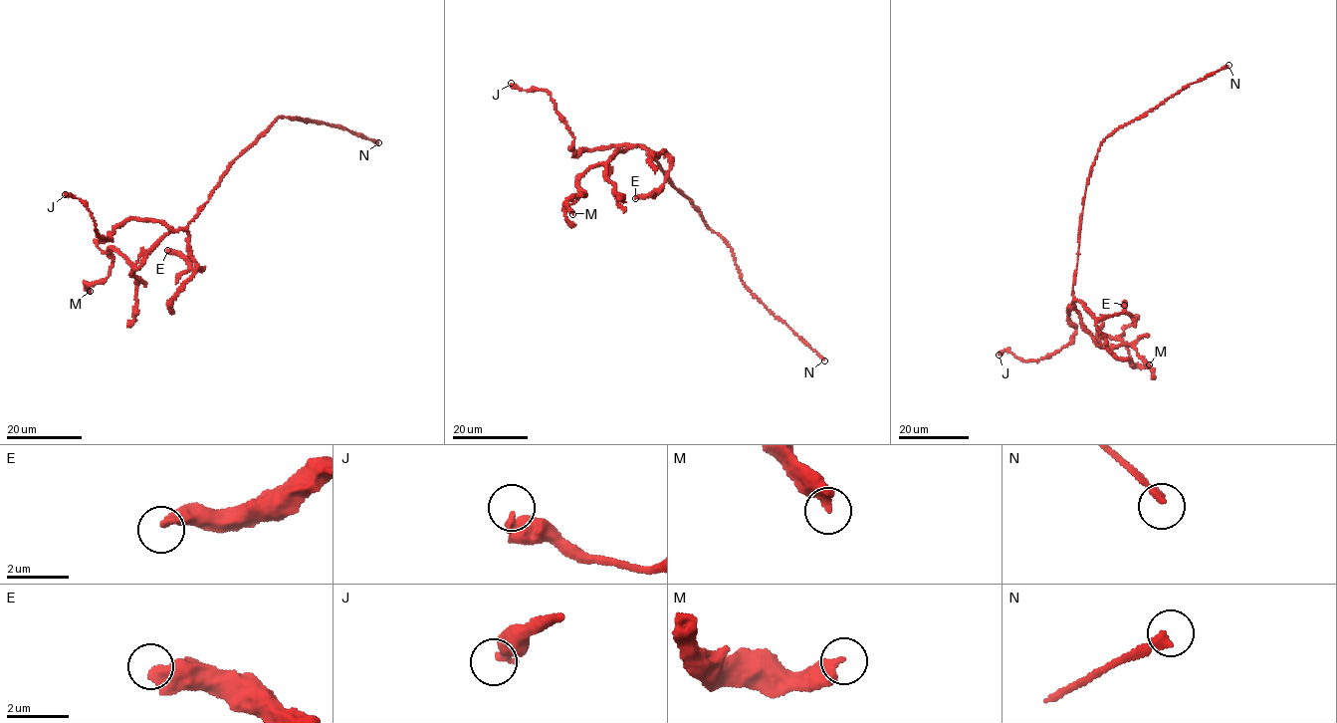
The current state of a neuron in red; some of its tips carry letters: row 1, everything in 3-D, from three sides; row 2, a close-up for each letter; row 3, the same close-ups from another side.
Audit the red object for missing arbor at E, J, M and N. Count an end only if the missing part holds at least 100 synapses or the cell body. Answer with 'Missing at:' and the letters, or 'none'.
Missing at: N

